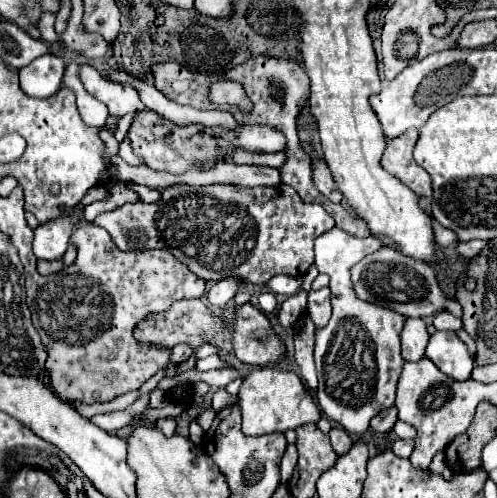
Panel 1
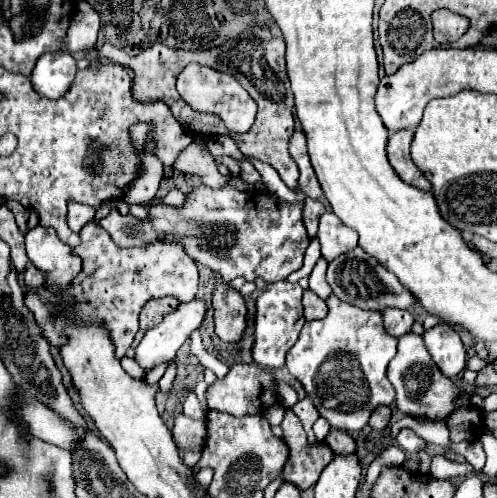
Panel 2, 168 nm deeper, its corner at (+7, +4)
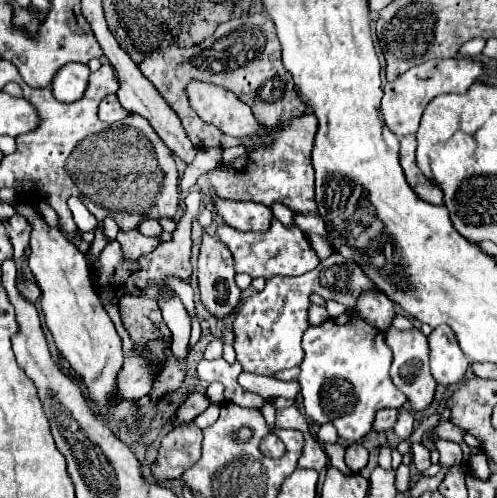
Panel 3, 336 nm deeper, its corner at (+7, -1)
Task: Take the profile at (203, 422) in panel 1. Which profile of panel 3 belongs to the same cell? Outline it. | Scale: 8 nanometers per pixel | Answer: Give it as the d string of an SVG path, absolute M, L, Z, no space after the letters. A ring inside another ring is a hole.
M194 423L176 425L162 439L158 459L152 465L152 475L158 481L178 479L186 469L190 469L200 459L202 449L202 429Z

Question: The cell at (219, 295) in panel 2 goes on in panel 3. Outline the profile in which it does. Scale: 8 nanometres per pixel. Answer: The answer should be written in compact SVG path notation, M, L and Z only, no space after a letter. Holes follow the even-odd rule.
M204 235L198 257L198 283L202 303L216 319L228 317L240 301L240 289L234 275L232 253L214 237Z

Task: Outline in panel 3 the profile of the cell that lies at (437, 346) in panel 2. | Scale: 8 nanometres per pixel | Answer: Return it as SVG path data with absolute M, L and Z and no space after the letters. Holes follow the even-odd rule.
M448 325L436 327L428 337L430 347L430 367L438 385L460 383L470 365L468 357L462 353L452 329Z

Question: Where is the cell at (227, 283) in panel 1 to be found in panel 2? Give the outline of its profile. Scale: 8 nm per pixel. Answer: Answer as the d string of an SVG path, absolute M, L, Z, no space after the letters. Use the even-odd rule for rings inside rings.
M202 300L180 304L176 312L170 312L156 328L148 330L136 346L134 360L140 364L144 374L154 366L174 360L178 348L188 340L190 332L200 328L206 306Z

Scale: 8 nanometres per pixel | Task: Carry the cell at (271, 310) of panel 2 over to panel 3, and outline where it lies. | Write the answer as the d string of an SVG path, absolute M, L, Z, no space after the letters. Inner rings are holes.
M334 251L326 261L322 261L314 271L304 273L300 277L272 277L266 281L262 293L254 293L238 311L234 321L234 349L236 359L244 371L254 375L276 375L288 367L296 367L304 351L300 347L302 333L309 327L306 319L308 295L318 293L324 299L334 299L342 303L348 311L352 311L358 303L358 297L364 291L378 291L376 285L364 275L360 265L344 259L338 251Z

